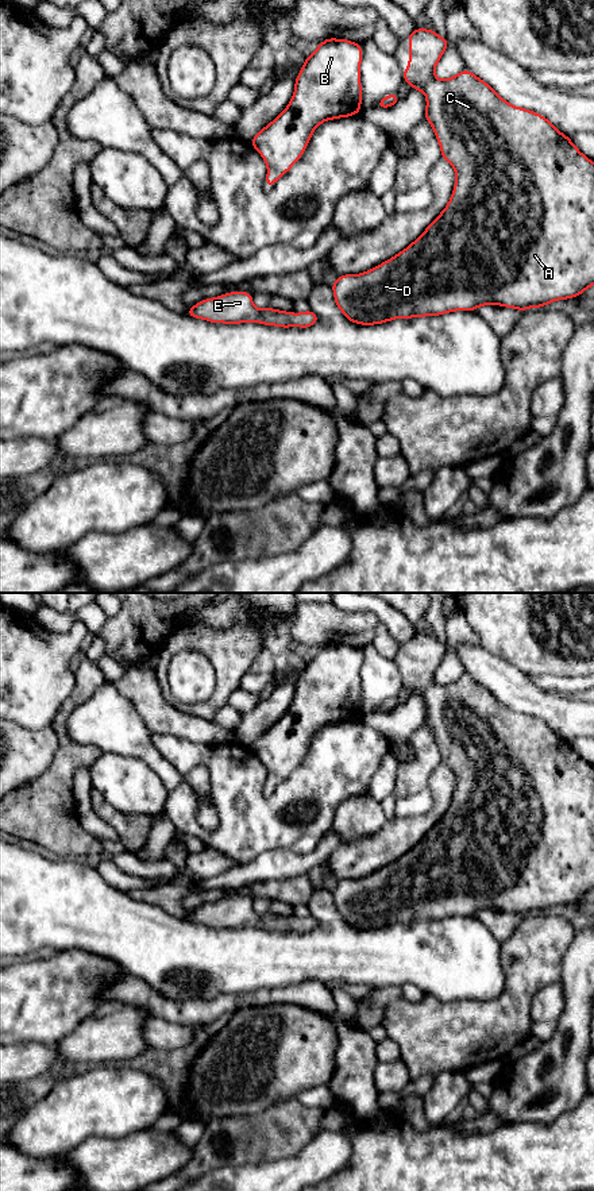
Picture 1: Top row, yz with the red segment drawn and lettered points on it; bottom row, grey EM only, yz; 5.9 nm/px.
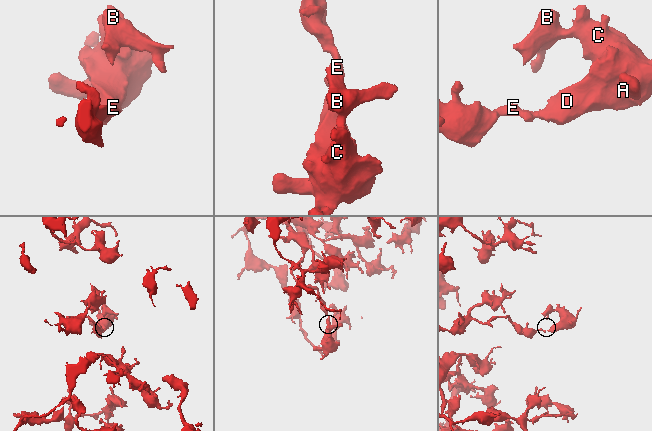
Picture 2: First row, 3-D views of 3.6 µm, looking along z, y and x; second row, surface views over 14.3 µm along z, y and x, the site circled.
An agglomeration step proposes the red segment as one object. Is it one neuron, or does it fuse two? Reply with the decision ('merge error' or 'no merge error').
no merge error

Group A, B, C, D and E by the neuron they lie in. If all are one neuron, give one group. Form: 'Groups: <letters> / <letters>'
Groups: A B C D E

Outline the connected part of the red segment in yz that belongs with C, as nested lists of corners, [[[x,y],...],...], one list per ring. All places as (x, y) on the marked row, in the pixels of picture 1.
[[[416,28],[409,39],[409,65],[404,70],[404,82],[421,90],[427,97],[425,120],[432,126],[440,144],[441,158],[448,161],[456,173],[452,196],[443,212],[427,227],[427,230],[405,250],[362,274],[344,274],[332,282],[333,297],[344,317],[355,324],[382,324],[398,317],[439,316],[454,311],[475,311],[482,305],[495,304],[500,307],[525,311],[528,308],[545,307],[556,300],[567,300],[580,296],[594,285],[594,162],[583,155],[570,138],[559,132],[555,126],[533,111],[514,107],[495,93],[495,90],[479,77],[464,69],[459,74],[437,80],[436,65],[450,46],[444,36],[439,36],[432,28]]]

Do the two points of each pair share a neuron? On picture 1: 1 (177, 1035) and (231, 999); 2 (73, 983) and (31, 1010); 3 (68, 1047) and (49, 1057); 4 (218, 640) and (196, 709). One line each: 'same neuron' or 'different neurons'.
1: different neurons
2: same neuron
3: different neurons
4: same neuron

